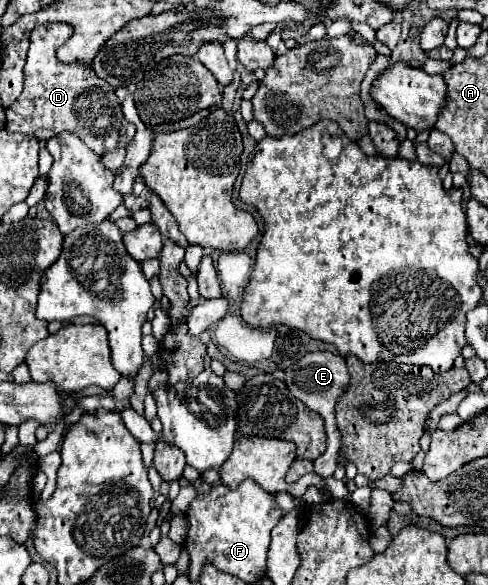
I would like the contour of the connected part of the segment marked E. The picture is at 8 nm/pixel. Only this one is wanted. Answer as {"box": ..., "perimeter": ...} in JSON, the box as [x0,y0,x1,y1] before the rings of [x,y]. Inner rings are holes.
{"box":[285,351,349,477],"perimeter":[[[317,351],[317,353],[307,353],[303,359],[299,359],[295,365],[285,369],[285,385],[287,389],[303,401],[309,409],[317,411],[325,419],[325,433],[327,433],[327,451],[315,460],[315,473],[321,477],[333,477],[337,469],[337,457],[341,449],[341,433],[335,423],[335,403],[343,395],[343,391],[349,385],[349,373],[345,359],[341,355],[335,355],[331,351]]]}

